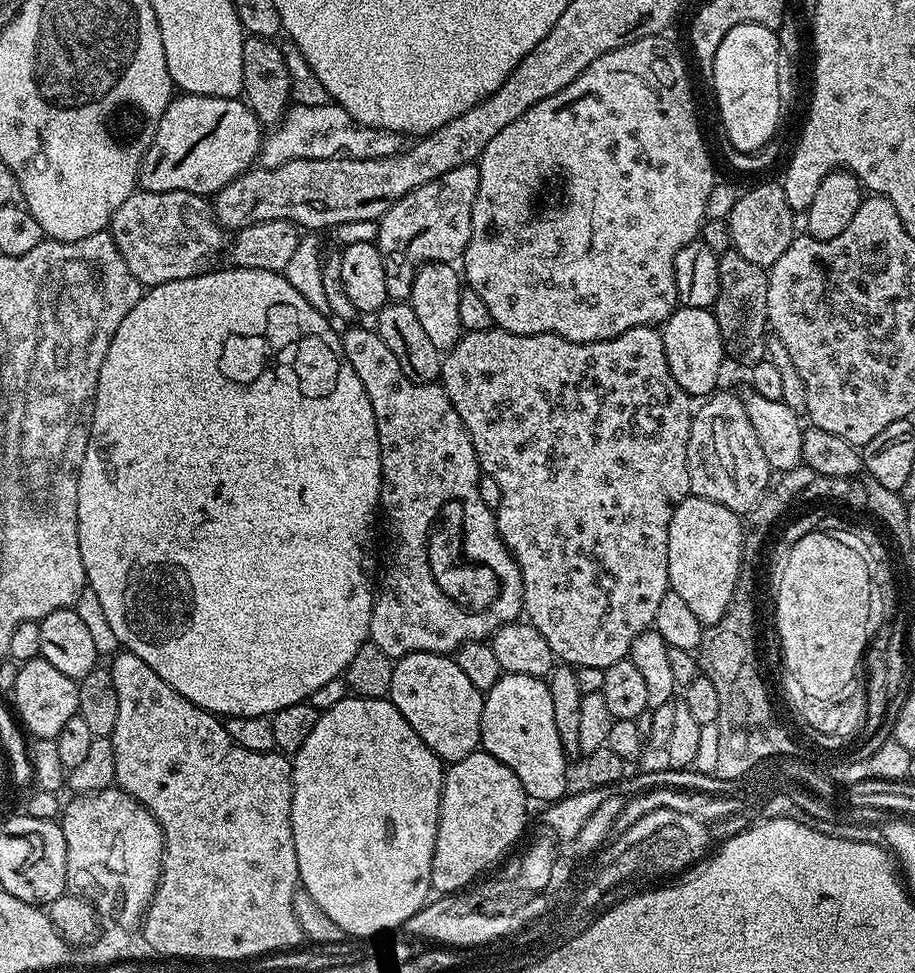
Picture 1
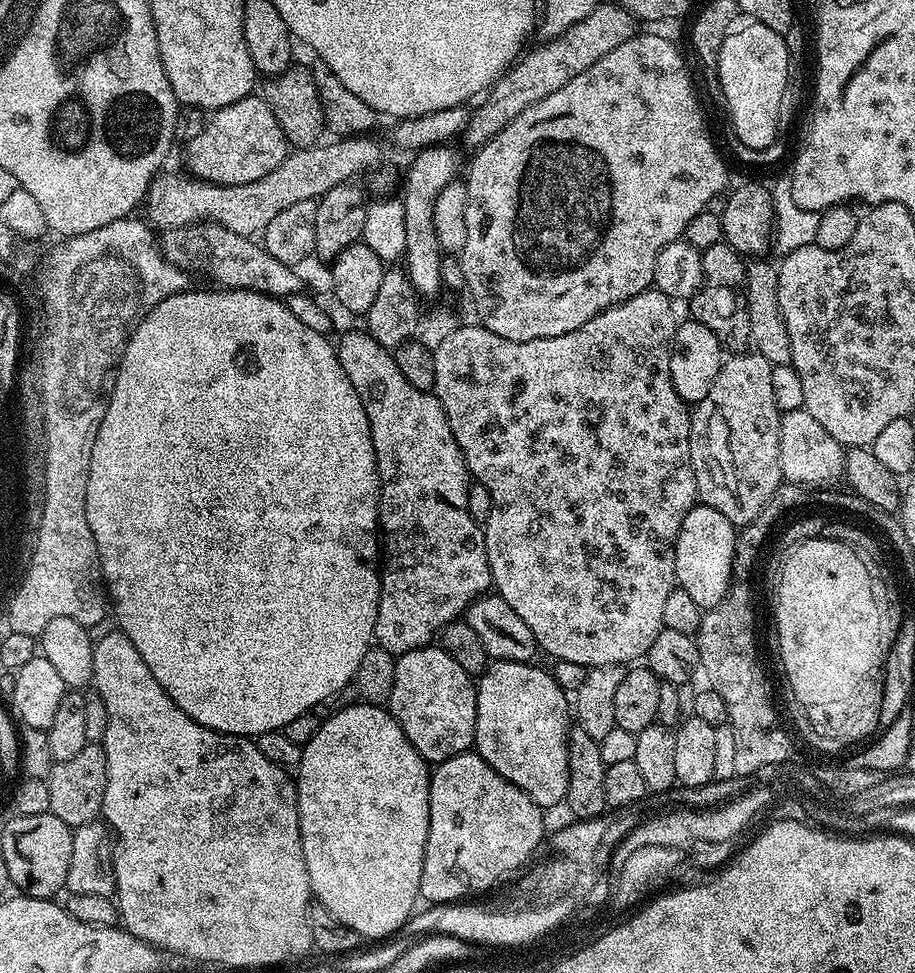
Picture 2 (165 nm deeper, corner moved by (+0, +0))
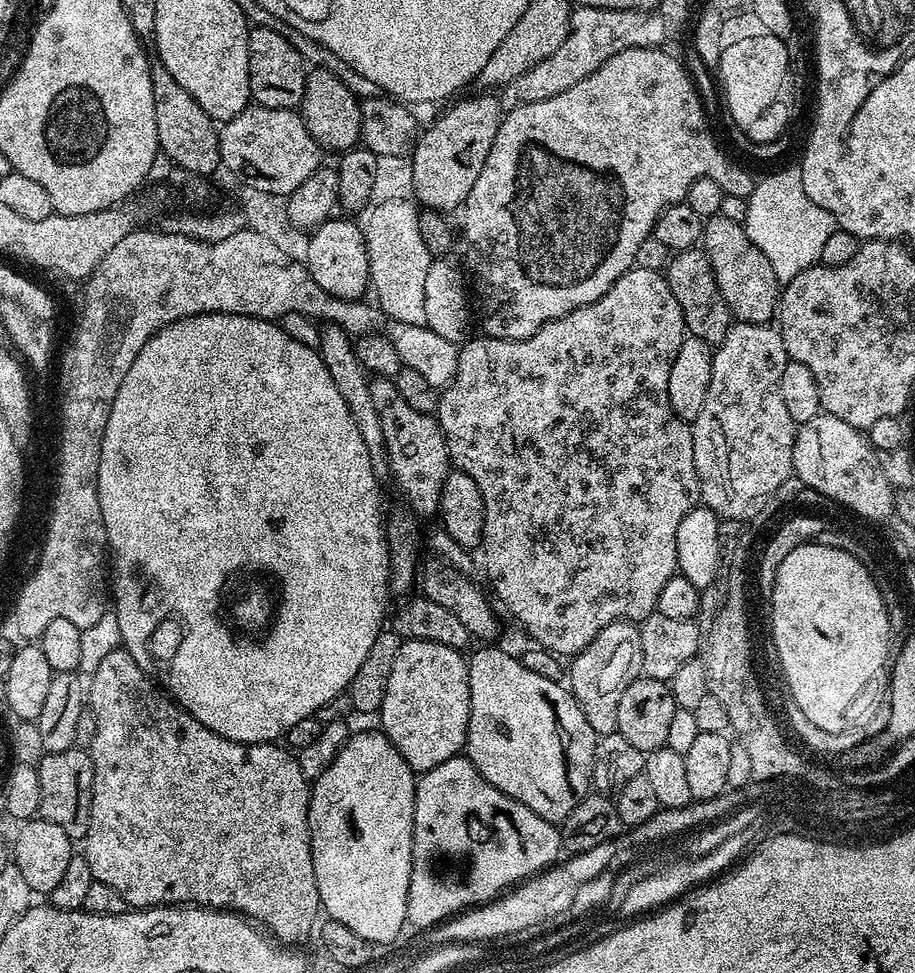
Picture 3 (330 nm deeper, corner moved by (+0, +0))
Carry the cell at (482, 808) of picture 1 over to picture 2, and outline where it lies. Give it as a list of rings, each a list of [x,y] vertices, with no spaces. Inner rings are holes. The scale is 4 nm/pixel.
[[[475,750],[435,765],[428,785],[430,826],[420,896],[428,899],[429,905],[463,901],[475,897],[475,892],[494,887],[515,868],[523,869],[532,860],[540,839],[545,839],[542,809],[518,786],[495,772]]]

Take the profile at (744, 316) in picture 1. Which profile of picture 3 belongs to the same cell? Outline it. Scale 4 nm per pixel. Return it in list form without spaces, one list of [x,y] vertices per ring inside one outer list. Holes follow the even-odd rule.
[[[699,247],[675,253],[667,262],[666,279],[674,298],[678,298],[678,306],[682,306],[687,335],[719,346],[732,329],[734,317],[718,290],[718,282],[714,278],[714,270],[710,266],[707,254]]]

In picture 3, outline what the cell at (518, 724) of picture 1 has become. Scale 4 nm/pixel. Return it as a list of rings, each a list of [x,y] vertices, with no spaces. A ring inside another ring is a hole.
[[[480,646],[473,656],[467,657],[468,677],[470,678],[470,722],[468,723],[468,742],[466,745],[466,755],[476,769],[486,778],[486,782],[493,784],[502,794],[522,802],[522,806],[530,806],[534,814],[553,822],[563,822],[567,820],[570,810],[582,802],[584,796],[589,795],[592,782],[592,767],[594,766],[594,746],[597,742],[597,735],[594,730],[590,730],[590,722],[586,722],[586,714],[578,706],[578,702],[572,697],[571,691],[561,681],[542,678],[542,674],[534,674],[534,670],[526,670],[526,666],[521,662],[519,655],[511,656],[508,652],[503,652],[496,646]]]

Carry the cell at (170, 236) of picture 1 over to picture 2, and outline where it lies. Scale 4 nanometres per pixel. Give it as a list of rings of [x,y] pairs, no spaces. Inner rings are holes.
[[[205,222],[186,228],[167,229],[160,240],[161,252],[170,263],[192,272],[205,270],[208,275],[220,280],[221,287],[250,289],[277,298],[305,291],[306,285],[297,269],[278,261],[259,241],[235,234],[217,224]]]

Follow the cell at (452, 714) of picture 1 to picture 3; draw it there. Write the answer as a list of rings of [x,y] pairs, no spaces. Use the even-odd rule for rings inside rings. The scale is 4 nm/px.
[[[405,639],[394,658],[378,719],[386,739],[417,774],[461,755],[468,742],[470,722],[470,678],[465,653],[438,642]]]

